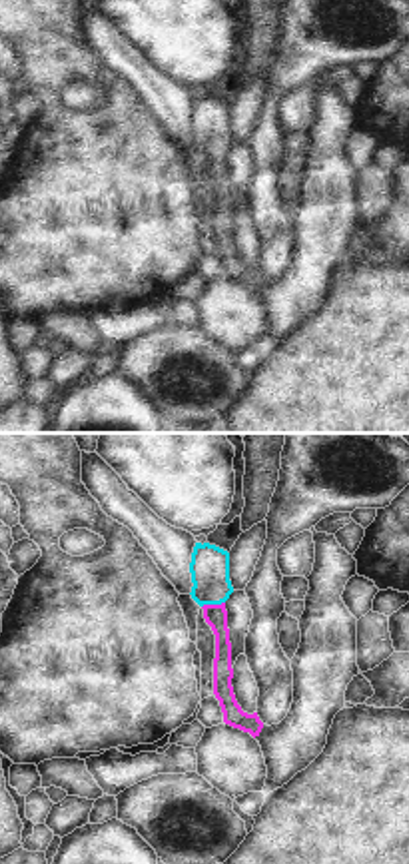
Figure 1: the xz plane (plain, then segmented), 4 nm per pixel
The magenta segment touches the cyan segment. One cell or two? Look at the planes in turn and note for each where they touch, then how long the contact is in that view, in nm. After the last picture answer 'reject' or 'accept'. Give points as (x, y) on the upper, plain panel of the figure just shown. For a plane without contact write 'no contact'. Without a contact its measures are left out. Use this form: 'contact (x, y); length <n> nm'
contact (212, 158); length 100 nm

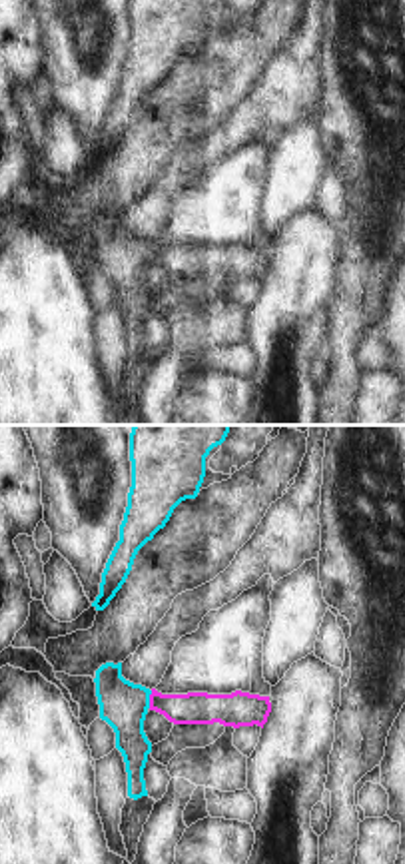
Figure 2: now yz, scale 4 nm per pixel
contact (150, 252); length 70 nm

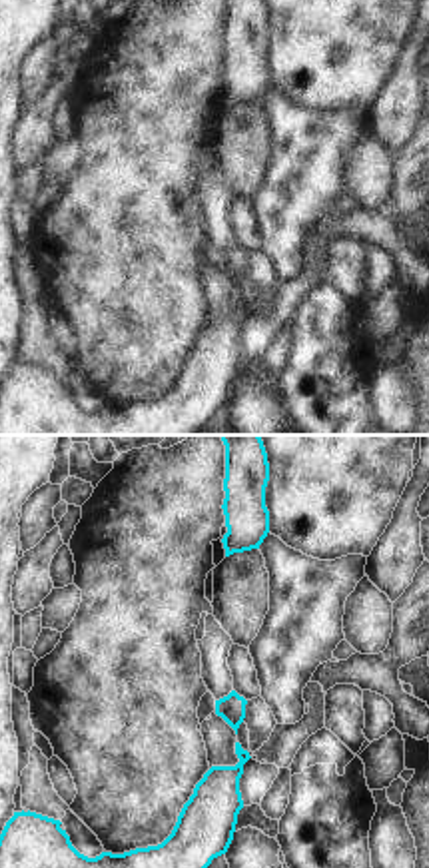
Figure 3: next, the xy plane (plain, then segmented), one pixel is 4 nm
no contact

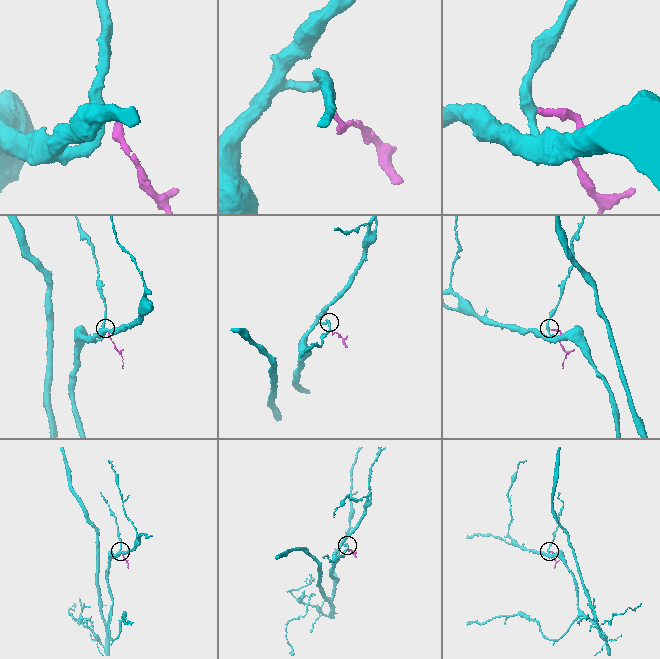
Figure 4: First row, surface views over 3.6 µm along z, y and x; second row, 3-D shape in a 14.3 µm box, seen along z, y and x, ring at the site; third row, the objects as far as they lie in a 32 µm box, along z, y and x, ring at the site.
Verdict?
accept

